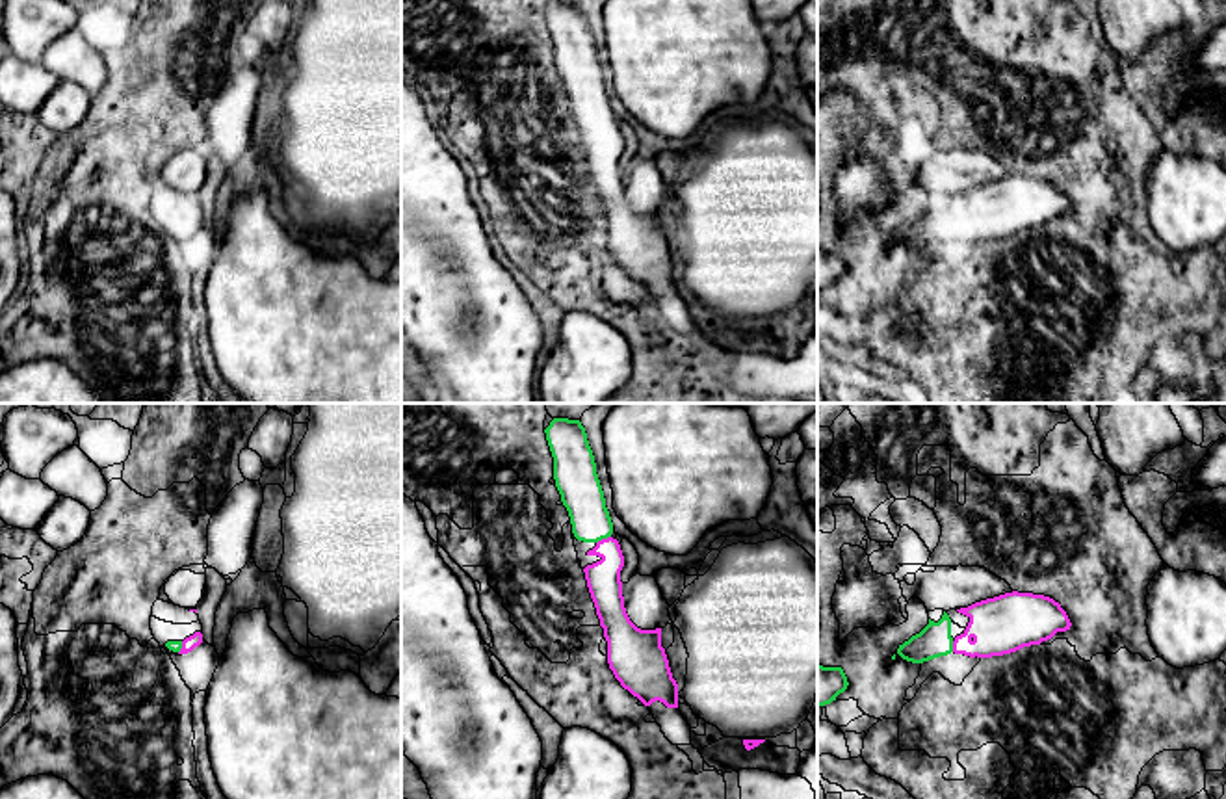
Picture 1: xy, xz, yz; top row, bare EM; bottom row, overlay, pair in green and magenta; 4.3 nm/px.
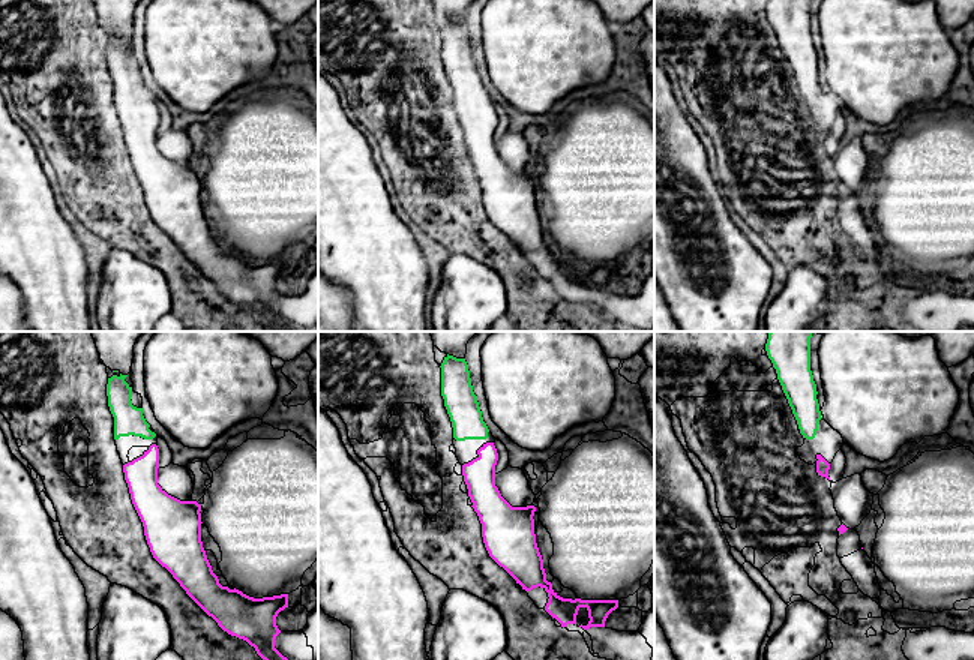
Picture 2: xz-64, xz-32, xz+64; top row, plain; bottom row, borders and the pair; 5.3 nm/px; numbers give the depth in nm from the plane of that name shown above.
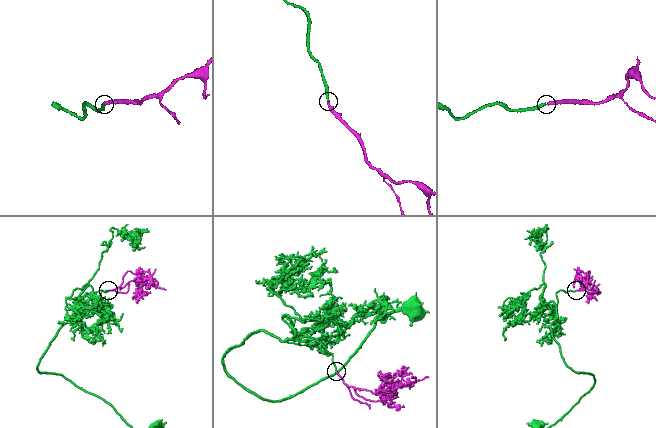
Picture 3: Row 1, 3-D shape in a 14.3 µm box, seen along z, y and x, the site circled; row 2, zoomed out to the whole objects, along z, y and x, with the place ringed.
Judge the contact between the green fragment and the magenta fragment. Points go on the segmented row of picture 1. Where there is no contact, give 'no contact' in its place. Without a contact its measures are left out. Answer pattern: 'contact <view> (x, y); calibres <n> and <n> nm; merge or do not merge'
contact xz (602, 537); calibres 180 and 150 nm; merge

